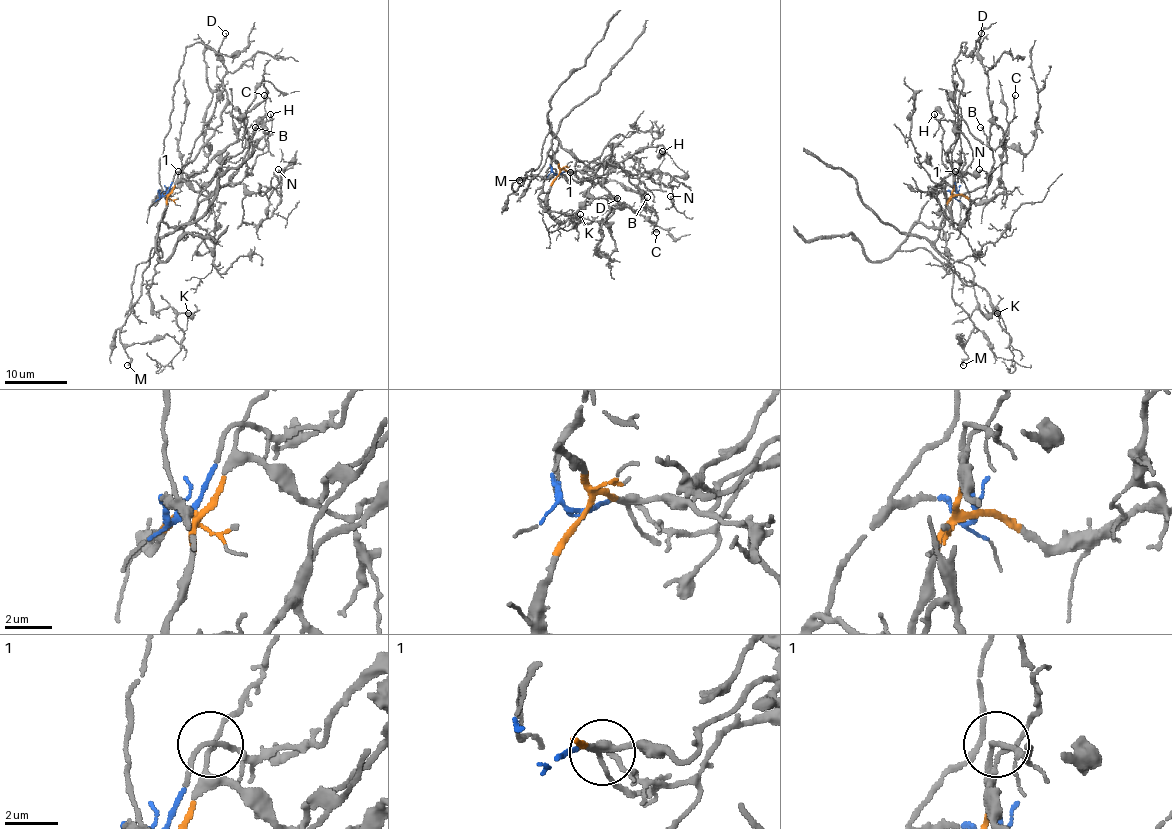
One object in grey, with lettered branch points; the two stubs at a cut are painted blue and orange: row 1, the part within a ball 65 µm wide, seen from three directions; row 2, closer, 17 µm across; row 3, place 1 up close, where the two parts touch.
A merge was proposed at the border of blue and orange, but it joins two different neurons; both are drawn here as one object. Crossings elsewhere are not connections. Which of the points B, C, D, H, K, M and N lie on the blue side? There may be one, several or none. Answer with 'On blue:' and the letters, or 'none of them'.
On blue: B, C, H, M, N

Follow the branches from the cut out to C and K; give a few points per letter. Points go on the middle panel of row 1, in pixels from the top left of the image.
C: (558, 174), (564, 171), (589, 180), (604, 165), (629, 172), (637, 178), (643, 200), (654, 213), (655, 231)
K: (558, 174), (550, 149), (553, 161), (538, 200), (576, 223), (580, 214)

